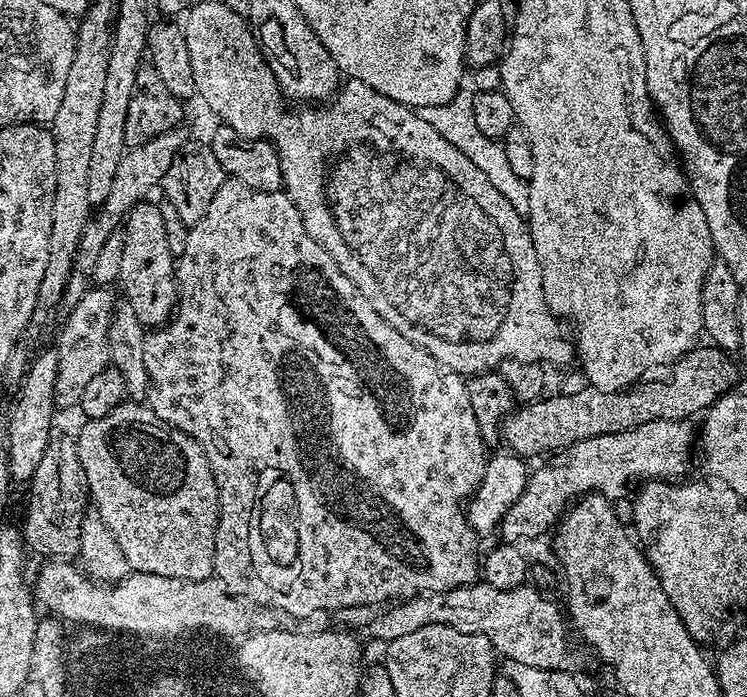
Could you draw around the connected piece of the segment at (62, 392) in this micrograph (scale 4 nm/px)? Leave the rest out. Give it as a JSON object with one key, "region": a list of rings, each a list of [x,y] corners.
{"region":[[[96,286],[91,289],[72,309],[68,312],[68,317],[64,320],[64,325],[60,328],[60,337],[56,340],[54,351],[56,354],[56,377],[52,380],[52,398],[57,409],[73,408],[79,405],[82,394],[86,391],[86,386],[96,377],[102,374],[102,370],[109,367],[108,359],[108,321],[110,319],[110,309],[113,307],[111,291],[103,287]]]}

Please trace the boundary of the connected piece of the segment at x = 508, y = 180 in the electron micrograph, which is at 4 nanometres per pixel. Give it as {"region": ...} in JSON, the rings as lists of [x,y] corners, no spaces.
{"region":[[[461,90],[453,100],[442,106],[426,106],[419,109],[420,117],[430,122],[430,126],[434,126],[434,130],[438,130],[438,134],[442,134],[446,142],[450,142],[450,146],[458,146],[458,150],[462,150],[462,154],[466,154],[466,158],[470,158],[470,162],[474,162],[474,166],[478,166],[478,170],[482,170],[482,174],[486,174],[486,178],[494,182],[496,189],[506,198],[506,202],[510,202],[510,206],[514,206],[514,210],[522,214],[527,213],[530,206],[528,181],[514,174],[510,158],[506,158],[503,143],[490,139],[486,134],[482,134],[482,130],[478,130],[478,125],[474,122],[475,101],[475,95],[471,91],[468,93],[467,90]]]}

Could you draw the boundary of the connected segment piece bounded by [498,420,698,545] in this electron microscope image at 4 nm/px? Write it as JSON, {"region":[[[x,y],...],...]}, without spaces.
{"region":[[[655,420],[654,422],[646,422],[642,426],[638,426],[637,428],[631,428],[630,430],[626,430],[625,432],[619,432],[618,434],[604,434],[599,436],[598,438],[588,438],[583,440],[582,442],[576,442],[574,446],[570,446],[569,448],[564,448],[561,452],[553,452],[551,455],[547,457],[548,460],[545,462],[541,468],[533,467],[531,469],[528,485],[526,486],[526,490],[522,490],[522,498],[518,498],[518,502],[514,502],[514,506],[510,506],[510,510],[506,514],[506,518],[502,520],[500,523],[500,527],[498,529],[498,536],[501,541],[505,544],[514,544],[519,545],[520,540],[536,540],[539,536],[544,536],[553,531],[556,525],[560,523],[561,516],[564,515],[566,509],[575,504],[577,500],[582,496],[587,496],[589,494],[595,494],[597,496],[605,496],[606,499],[619,502],[620,499],[623,498],[624,495],[628,492],[628,483],[631,480],[640,480],[639,482],[647,482],[650,480],[662,480],[665,482],[675,481],[677,478],[684,478],[688,471],[692,468],[692,452],[694,456],[694,445],[698,440],[698,432],[694,427],[692,420]]]}

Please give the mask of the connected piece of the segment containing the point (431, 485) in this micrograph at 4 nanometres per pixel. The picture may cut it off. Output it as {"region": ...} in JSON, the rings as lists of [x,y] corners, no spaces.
{"region":[[[225,179],[222,190],[218,190],[218,194],[214,194],[214,202],[210,202],[210,210],[206,210],[203,218],[188,229],[186,250],[176,260],[176,287],[178,299],[172,319],[167,324],[149,331],[144,337],[142,355],[146,361],[146,374],[150,378],[146,403],[163,424],[169,424],[171,428],[182,430],[190,438],[194,438],[198,442],[198,446],[202,446],[202,450],[210,462],[210,470],[214,474],[214,482],[218,486],[218,502],[220,503],[220,521],[216,527],[216,545],[214,546],[214,566],[216,567],[214,576],[224,585],[224,589],[231,596],[238,596],[250,604],[259,604],[262,608],[275,610],[280,614],[285,612],[288,616],[312,616],[315,612],[344,612],[347,608],[368,608],[371,604],[388,606],[393,602],[410,600],[426,592],[445,592],[451,588],[464,588],[468,584],[477,583],[482,572],[482,548],[480,552],[479,546],[476,545],[478,537],[468,521],[466,501],[474,495],[477,486],[480,485],[480,479],[486,470],[489,457],[484,456],[486,445],[478,430],[478,418],[474,418],[474,406],[470,406],[470,394],[465,377],[442,366],[442,362],[438,362],[438,358],[426,354],[426,350],[422,350],[422,346],[410,342],[410,338],[402,338],[402,334],[398,334],[398,330],[394,330],[394,326],[390,326],[380,317],[378,310],[374,310],[374,306],[370,306],[370,302],[366,302],[366,298],[358,290],[358,286],[354,286],[354,282],[350,282],[350,278],[346,278],[346,274],[342,274],[342,270],[338,270],[338,262],[334,262],[334,258],[330,258],[328,251],[318,241],[310,238],[310,234],[302,222],[302,214],[296,209],[287,192],[283,190],[259,192],[250,190],[250,186],[237,180]]]}

